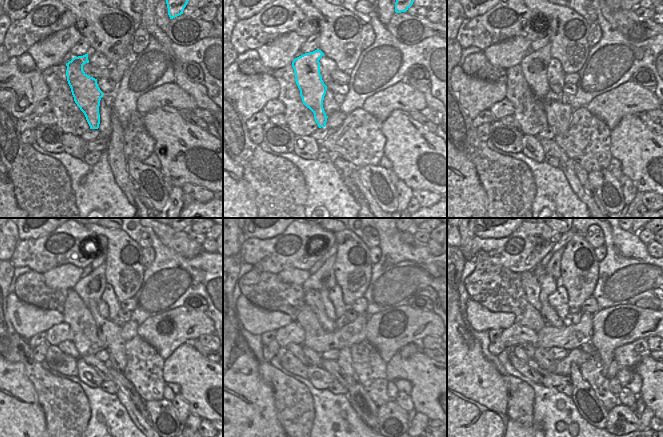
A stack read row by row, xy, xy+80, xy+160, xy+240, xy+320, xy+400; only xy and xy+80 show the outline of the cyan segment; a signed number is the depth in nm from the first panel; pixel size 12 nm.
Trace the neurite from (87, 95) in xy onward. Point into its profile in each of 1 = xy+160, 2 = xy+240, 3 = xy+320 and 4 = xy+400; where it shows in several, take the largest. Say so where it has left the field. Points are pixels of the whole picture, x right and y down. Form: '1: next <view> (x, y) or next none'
1: next xy+160 (534, 66)
2: next xy+240 (91, 287)
3: next xy+320 (324, 278)
4: next xy+400 (553, 267)

